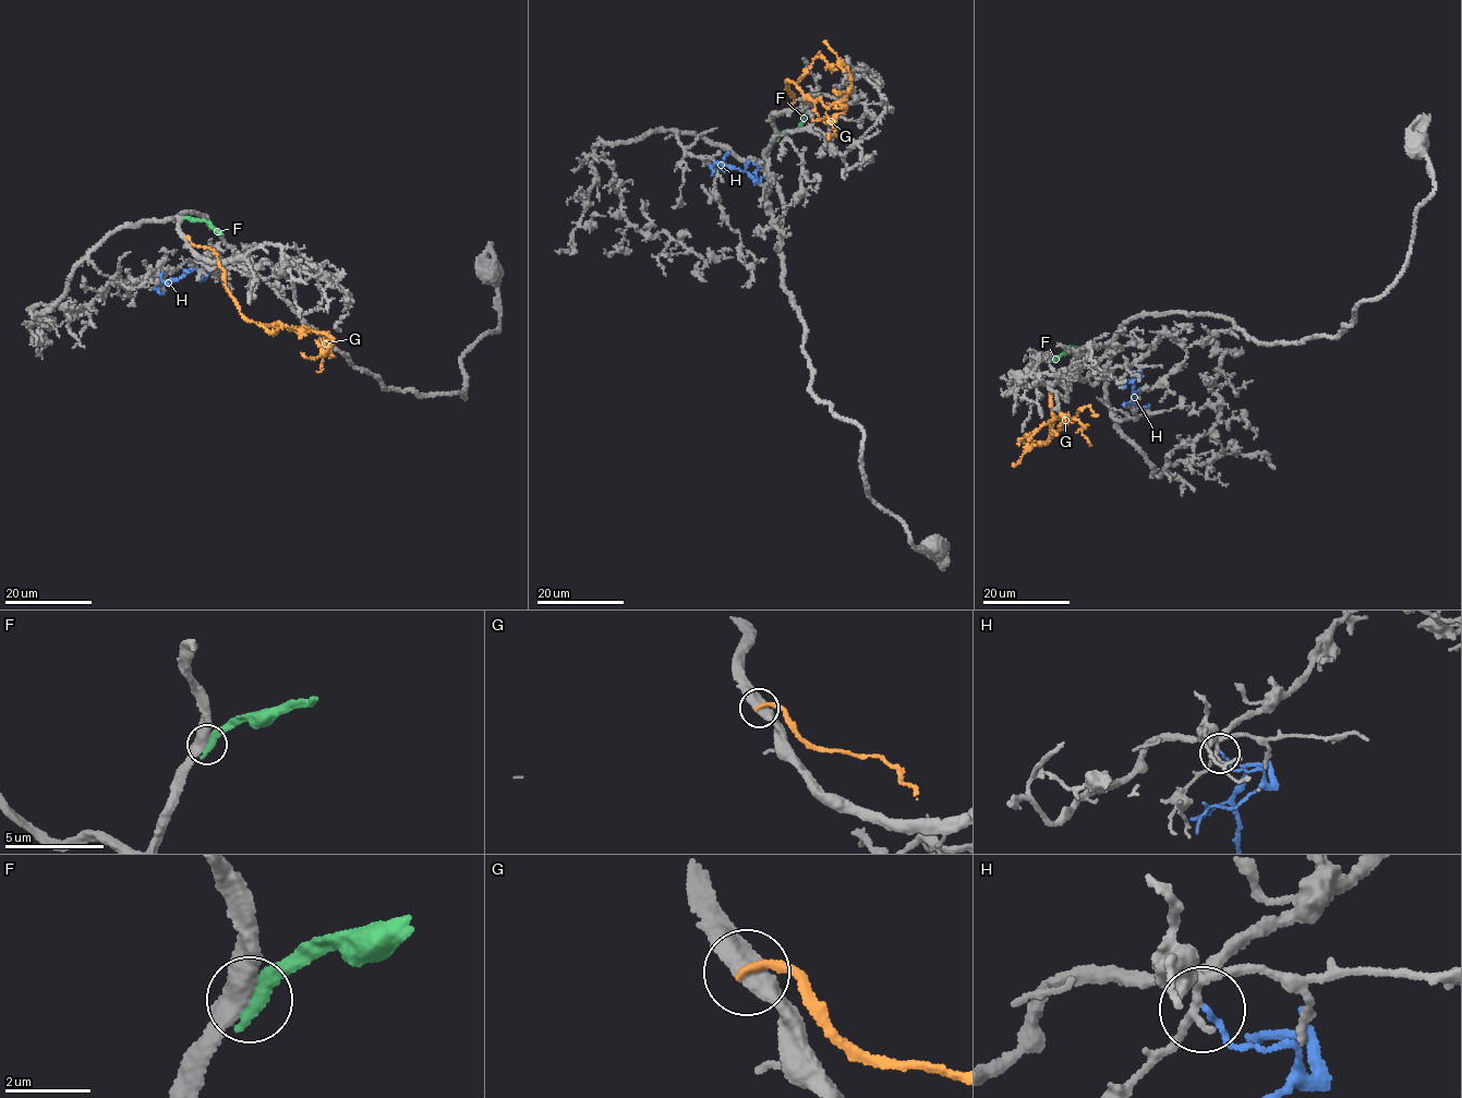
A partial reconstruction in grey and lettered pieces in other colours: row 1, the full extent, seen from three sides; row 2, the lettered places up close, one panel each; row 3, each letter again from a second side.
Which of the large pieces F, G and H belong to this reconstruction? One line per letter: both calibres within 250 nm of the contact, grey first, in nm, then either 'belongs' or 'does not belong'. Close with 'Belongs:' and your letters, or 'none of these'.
F: 420/360 nm | does not belong
G: 440/200 nm | does not belong
H: 200/90 nm | does not belong
Belongs: none of these

